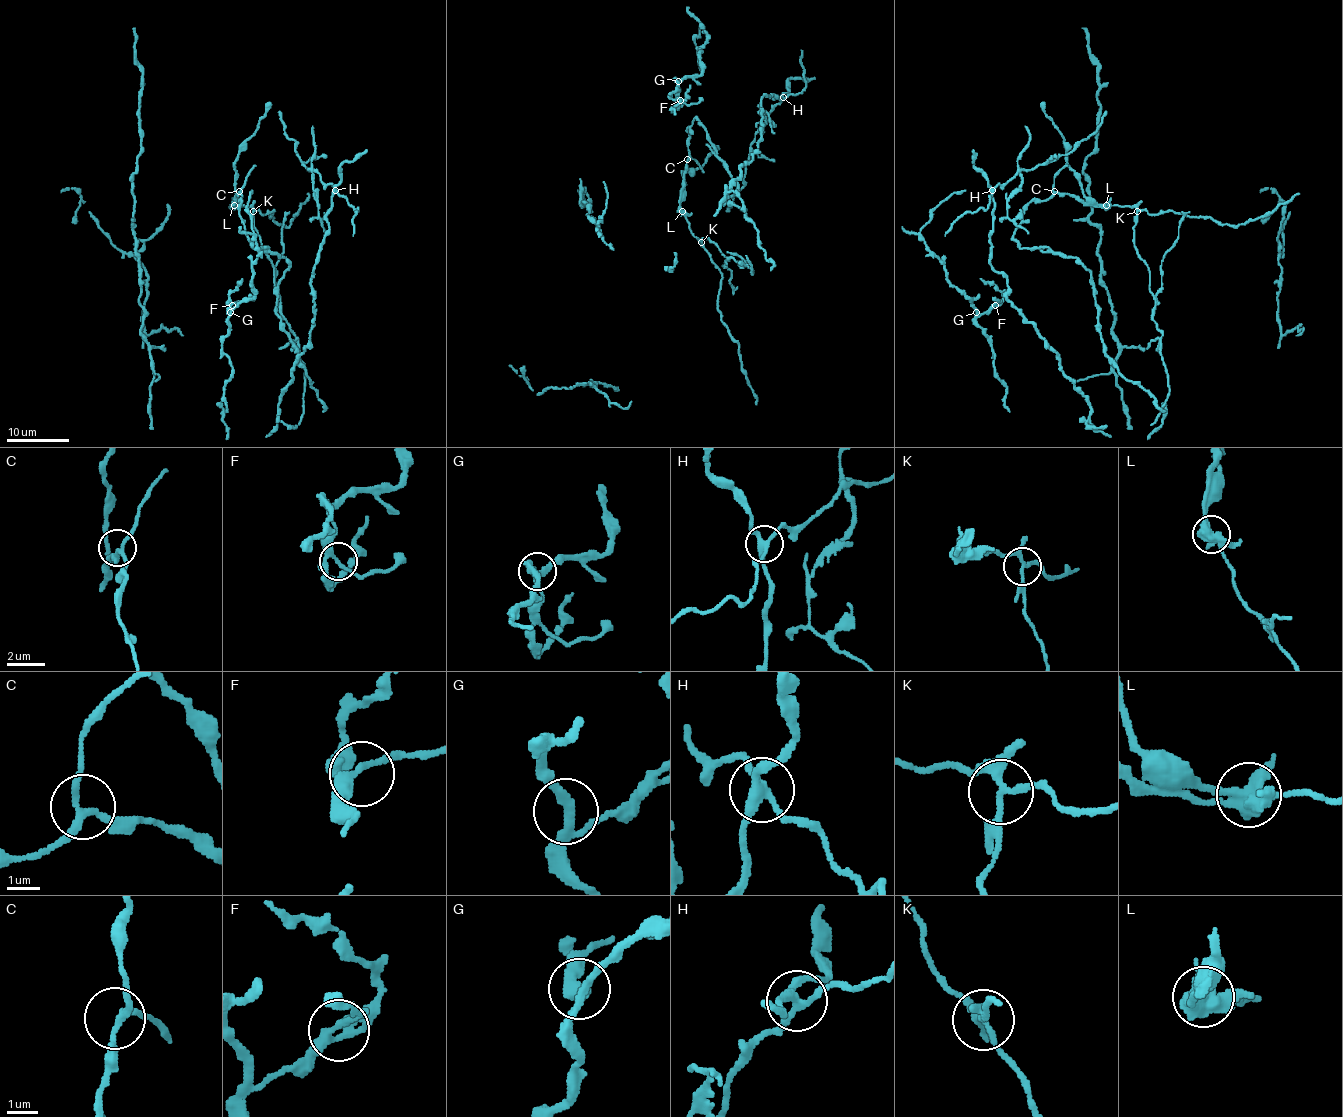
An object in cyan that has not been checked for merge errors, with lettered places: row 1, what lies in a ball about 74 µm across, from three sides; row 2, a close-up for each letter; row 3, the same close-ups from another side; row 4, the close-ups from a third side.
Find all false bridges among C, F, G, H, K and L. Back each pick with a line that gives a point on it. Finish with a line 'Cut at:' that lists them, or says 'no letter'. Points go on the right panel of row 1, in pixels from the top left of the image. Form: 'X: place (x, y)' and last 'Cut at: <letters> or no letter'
H: place (992, 190)
K: place (1137, 211)
L: place (1106, 205)
Cut at: H, K, L

